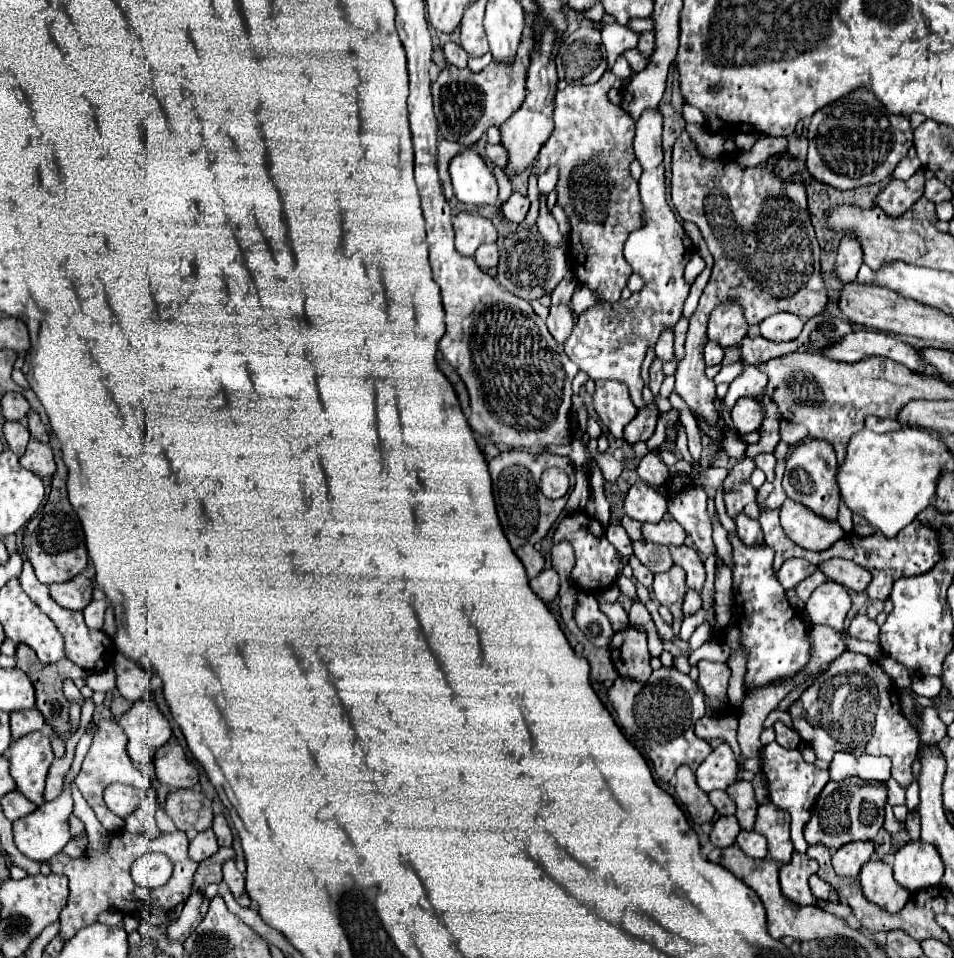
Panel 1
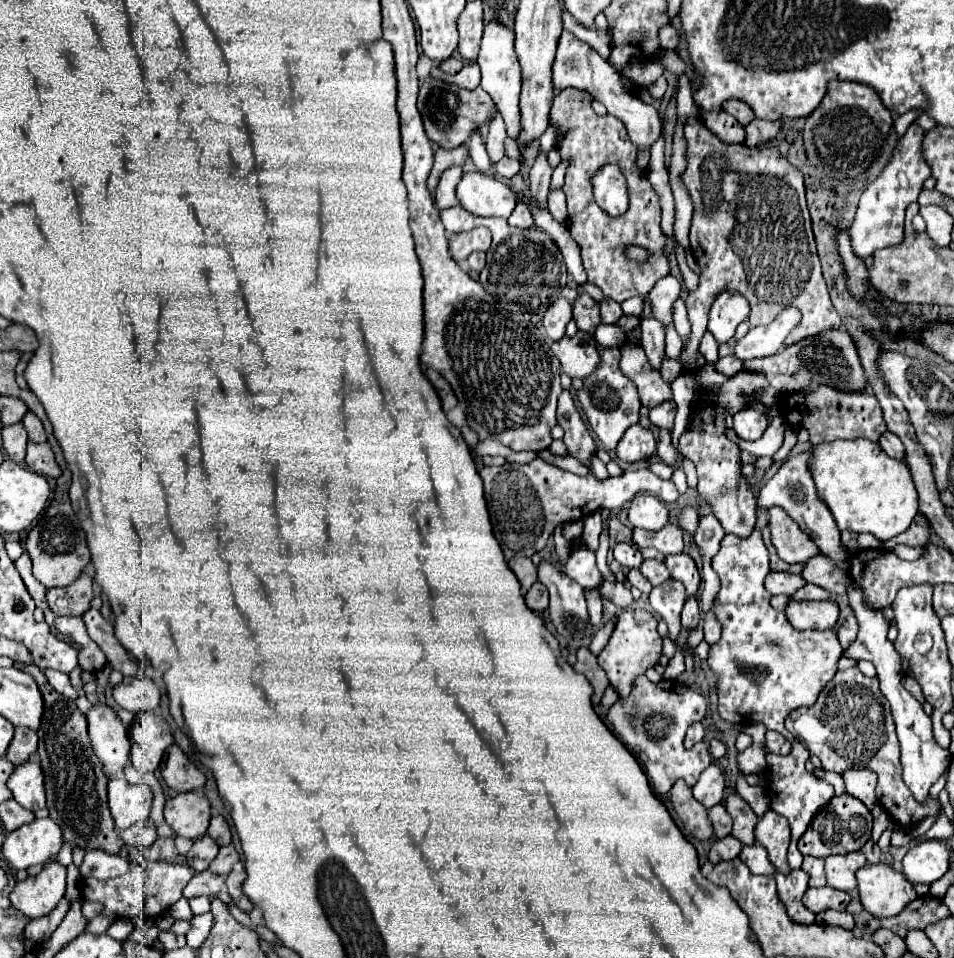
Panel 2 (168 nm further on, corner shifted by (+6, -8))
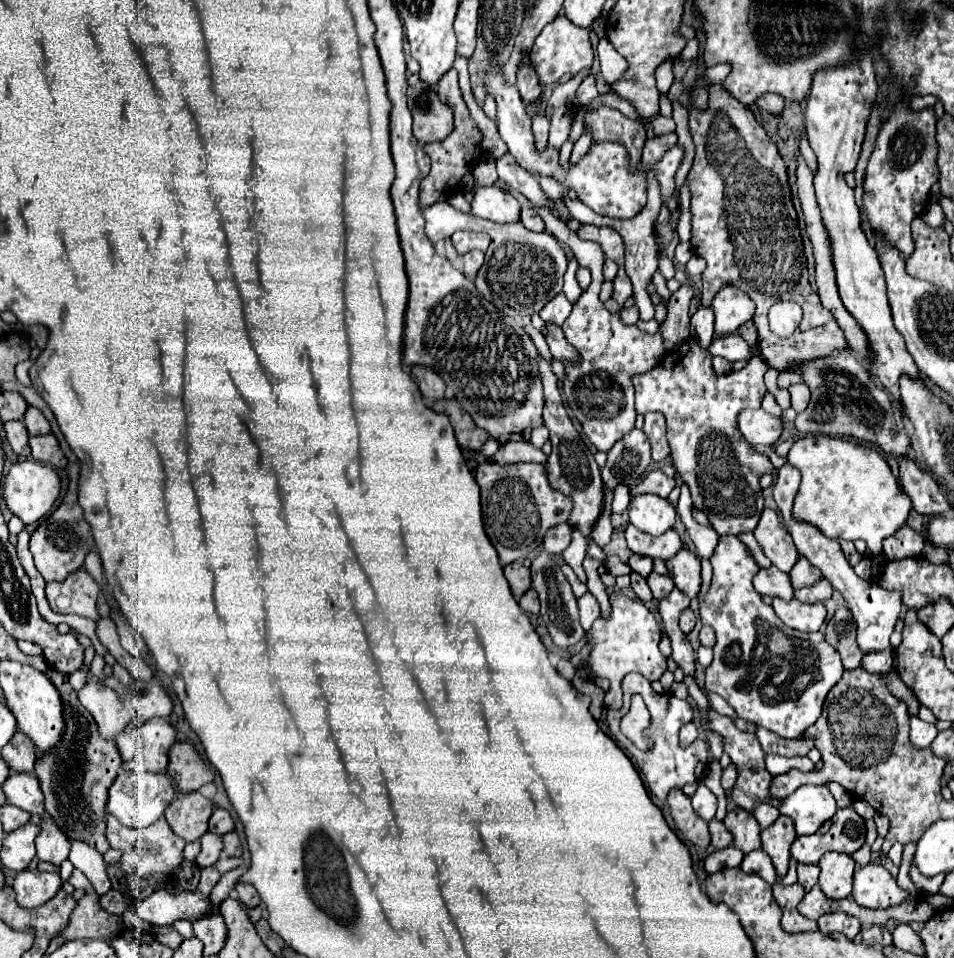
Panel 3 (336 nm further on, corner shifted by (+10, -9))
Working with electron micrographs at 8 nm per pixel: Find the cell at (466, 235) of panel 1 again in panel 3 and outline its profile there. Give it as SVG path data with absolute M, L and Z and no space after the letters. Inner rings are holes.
M456 231L452 235L452 243L456 247L456 251L460 255L472 251L472 249L480 249L486 251L490 245L490 237L486 233L472 233L472 231Z

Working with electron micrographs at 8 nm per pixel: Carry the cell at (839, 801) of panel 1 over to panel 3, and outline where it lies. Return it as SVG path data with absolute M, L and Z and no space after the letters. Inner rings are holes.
M838 809L836 815L826 821L814 835L796 837L792 845L792 857L798 863L818 863L828 851L852 855L864 845L866 825L864 819L852 809Z

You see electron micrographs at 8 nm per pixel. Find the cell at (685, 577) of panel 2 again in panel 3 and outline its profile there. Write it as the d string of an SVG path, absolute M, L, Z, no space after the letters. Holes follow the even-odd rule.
M680 549L672 559L666 561L666 567L674 579L674 585L686 593L688 597L696 597L698 591L700 591L700 585L702 585L702 579L700 579L700 559L686 551L686 549Z

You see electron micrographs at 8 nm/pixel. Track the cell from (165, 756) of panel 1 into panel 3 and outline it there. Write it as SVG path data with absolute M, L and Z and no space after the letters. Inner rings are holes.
M176 743L170 749L170 763L166 771L184 793L198 791L202 785L214 779L214 773L192 743Z

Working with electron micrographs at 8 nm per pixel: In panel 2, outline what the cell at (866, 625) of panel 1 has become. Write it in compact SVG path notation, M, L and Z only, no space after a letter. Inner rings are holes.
M850 614L850 616L844 620L844 624L840 626L840 630L838 630L838 640L840 640L842 648L848 648L848 646L856 640L856 634L858 634L856 616L854 616L854 614Z

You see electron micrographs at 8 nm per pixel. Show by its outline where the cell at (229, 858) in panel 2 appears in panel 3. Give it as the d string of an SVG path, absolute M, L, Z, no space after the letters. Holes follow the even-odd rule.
M230 831L222 839L224 839L224 853L228 857L240 857L242 855L242 845L240 845L240 839L238 839L236 831Z

